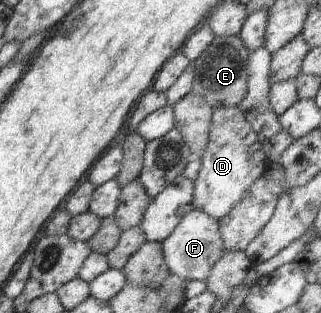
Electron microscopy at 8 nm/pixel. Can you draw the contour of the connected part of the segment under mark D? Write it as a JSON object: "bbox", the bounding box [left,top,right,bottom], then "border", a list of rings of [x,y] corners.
{"bbox":[193,106,267,221],"border":[[[239,106],[214,109],[206,150],[201,156],[201,169],[193,182],[194,209],[203,210],[219,221],[242,200],[250,185],[265,172],[267,161],[256,131],[243,117]]]}

